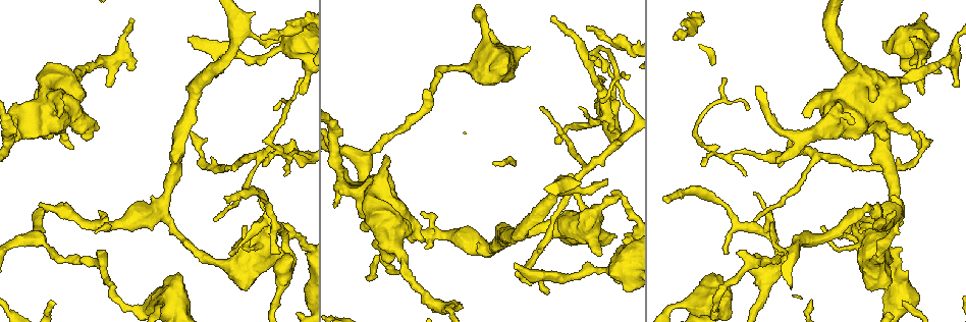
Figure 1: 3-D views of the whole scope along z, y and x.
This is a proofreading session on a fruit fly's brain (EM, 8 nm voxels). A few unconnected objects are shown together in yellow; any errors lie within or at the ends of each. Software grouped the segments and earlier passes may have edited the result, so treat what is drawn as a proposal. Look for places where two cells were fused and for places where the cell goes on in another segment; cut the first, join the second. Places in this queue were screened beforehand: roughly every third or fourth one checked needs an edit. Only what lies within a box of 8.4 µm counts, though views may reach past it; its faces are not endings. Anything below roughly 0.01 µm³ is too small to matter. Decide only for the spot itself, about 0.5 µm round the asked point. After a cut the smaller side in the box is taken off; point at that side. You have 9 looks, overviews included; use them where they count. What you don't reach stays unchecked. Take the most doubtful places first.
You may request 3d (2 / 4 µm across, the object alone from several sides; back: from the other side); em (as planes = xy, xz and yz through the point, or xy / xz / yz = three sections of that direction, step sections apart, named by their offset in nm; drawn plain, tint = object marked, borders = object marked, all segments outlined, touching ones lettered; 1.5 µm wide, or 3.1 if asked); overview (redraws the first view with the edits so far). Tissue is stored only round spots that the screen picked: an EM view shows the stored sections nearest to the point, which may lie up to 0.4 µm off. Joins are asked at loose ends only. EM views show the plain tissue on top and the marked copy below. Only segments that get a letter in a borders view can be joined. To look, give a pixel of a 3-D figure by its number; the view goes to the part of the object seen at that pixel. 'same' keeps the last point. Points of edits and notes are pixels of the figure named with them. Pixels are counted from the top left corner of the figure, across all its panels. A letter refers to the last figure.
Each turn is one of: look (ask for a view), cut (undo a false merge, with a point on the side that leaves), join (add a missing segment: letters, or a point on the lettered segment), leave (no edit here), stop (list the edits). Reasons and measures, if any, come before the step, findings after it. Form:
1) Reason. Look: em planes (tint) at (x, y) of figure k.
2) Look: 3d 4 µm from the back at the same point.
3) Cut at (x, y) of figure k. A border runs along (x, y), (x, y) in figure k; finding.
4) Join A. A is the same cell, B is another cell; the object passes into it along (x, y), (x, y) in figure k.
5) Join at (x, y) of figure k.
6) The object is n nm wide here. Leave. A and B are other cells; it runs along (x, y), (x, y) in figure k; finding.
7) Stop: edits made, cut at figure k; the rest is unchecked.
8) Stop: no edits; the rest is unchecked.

An open end. Look: 3d 4 µm at (398, 270) of figure 1.

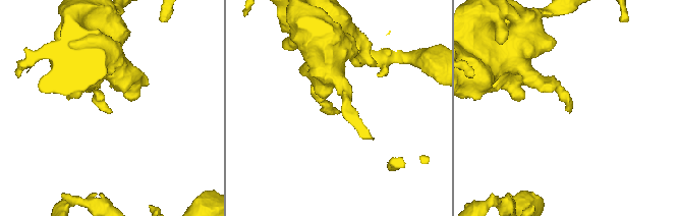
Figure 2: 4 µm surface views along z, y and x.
Now the EM. Look: em planes (borders) at (337, 109) of figure 2.

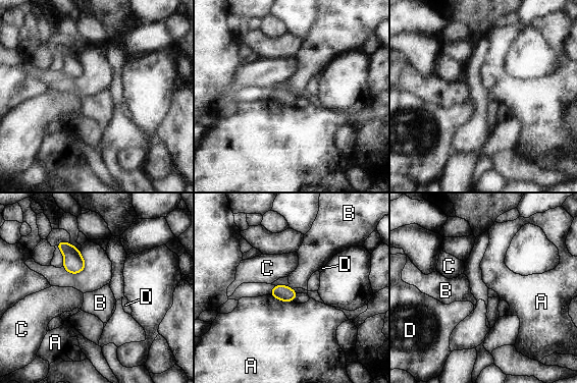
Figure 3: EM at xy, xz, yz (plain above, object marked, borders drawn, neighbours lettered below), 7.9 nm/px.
Leave. A, B, C and D are other cells; a border runs along (286, 285), (293, 289) in figure 3; no lettered segment goes on from it.

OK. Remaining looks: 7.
Free end. Look: 3d 4 µm at (280, 38) of figure 1.

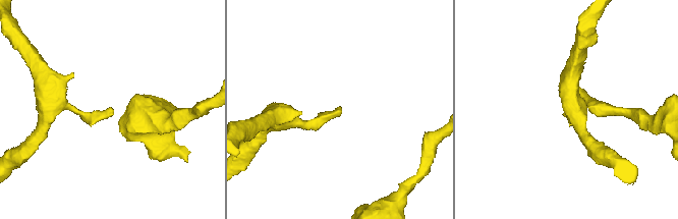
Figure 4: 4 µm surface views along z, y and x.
Now the EM. Look: em planes (tint) at (110, 115) of figure 4.

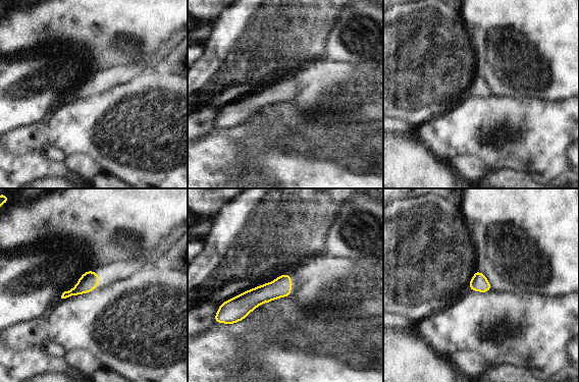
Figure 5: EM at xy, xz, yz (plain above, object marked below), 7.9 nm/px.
Look: em planes (borders) at the same point.

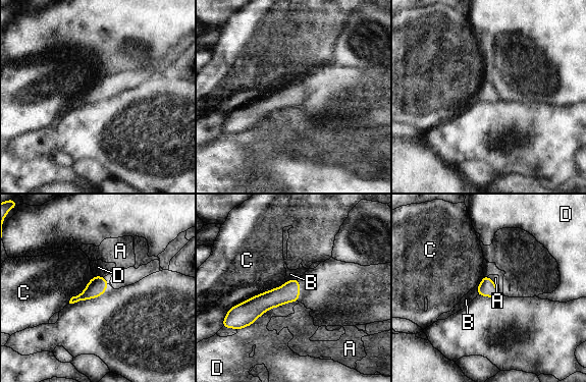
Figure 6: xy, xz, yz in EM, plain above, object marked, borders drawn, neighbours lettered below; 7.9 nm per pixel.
Leave. A, B, C and D are other cells; a border runs along (487, 276), (495, 284), (498, 291) in figure 6; no lettered segment goes on from it.

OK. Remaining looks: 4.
Branch stops here. Look: 3d 2 µm at (262, 166) of figure 1.

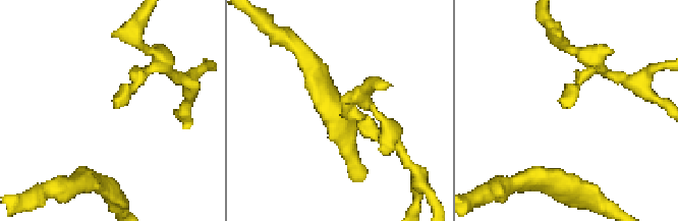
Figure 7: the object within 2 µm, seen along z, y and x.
Look: em planes (tint) at (116, 108) of figure 7.

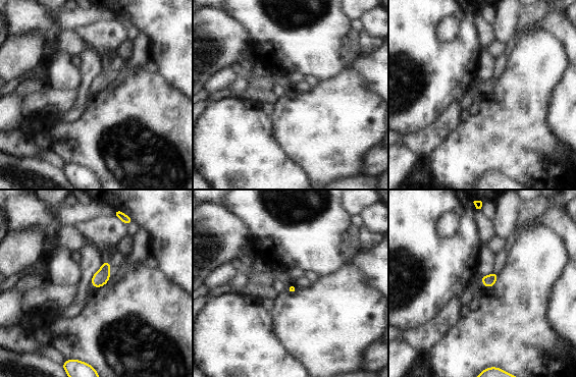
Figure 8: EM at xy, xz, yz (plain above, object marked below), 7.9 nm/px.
See the neighbours. Look: em planes (borders) at the same point.

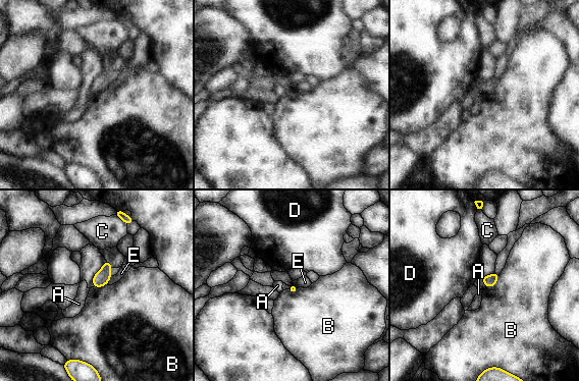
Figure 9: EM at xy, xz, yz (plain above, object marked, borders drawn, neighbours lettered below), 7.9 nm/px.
The object is 70 nm wide here; the longest contact is with B, 150 nm. Leave. A, B, C, D and E are other cells; no lettered segment goes on from it.

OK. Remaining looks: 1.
Stop: no edits; the rest is unchecked.

